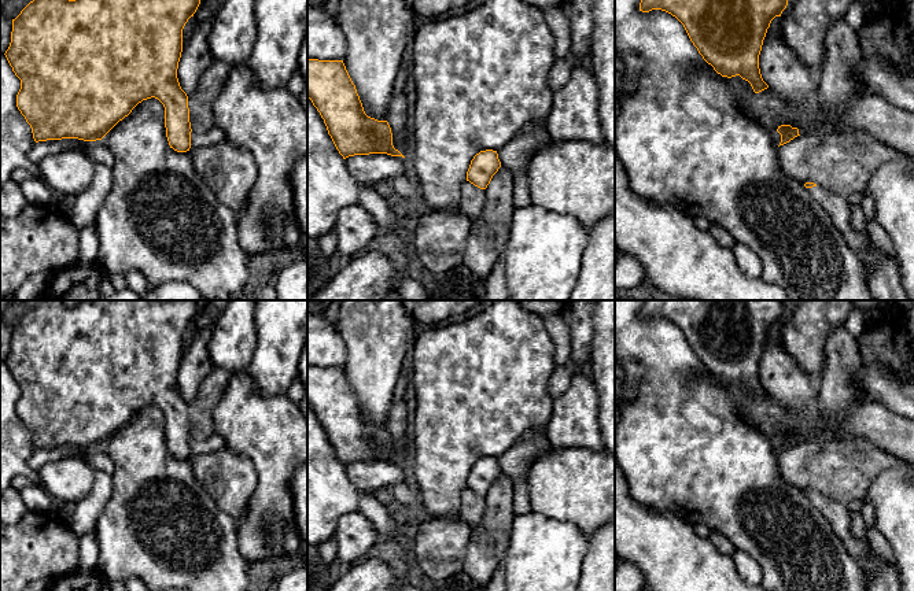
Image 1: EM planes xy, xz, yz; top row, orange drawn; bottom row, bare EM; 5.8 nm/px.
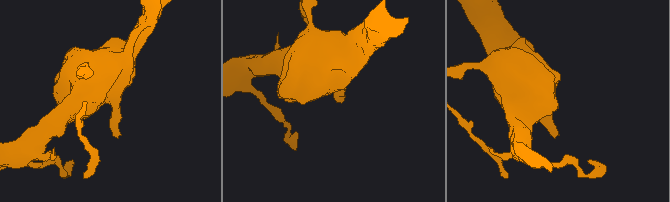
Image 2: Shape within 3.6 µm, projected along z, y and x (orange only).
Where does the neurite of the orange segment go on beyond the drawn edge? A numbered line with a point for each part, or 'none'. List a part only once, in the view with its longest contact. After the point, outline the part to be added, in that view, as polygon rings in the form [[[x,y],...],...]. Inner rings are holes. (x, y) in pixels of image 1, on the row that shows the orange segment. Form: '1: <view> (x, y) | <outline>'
1: yz (836, 206) | [[[818,185],[807,189],[812,195],[812,197],[830,215],[836,228],[844,236],[848,247],[859,258],[866,273],[866,280],[869,281],[871,278],[873,269],[866,256],[866,240],[851,225],[851,210],[849,210],[848,199],[832,193],[828,189]]]

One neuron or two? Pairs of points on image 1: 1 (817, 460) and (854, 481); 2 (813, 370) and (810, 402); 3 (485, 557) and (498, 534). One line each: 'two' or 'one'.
1: one
2: two
3: one

